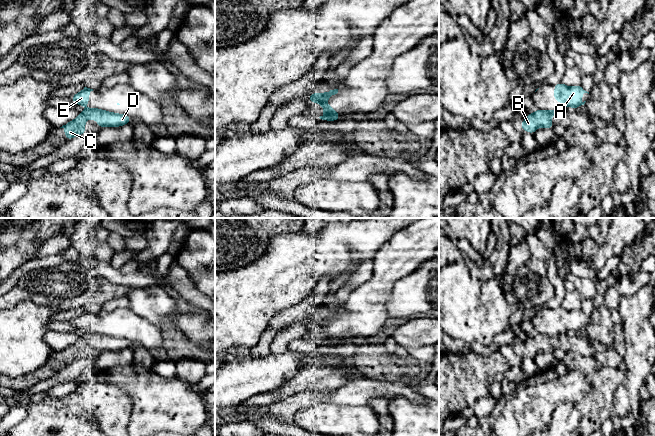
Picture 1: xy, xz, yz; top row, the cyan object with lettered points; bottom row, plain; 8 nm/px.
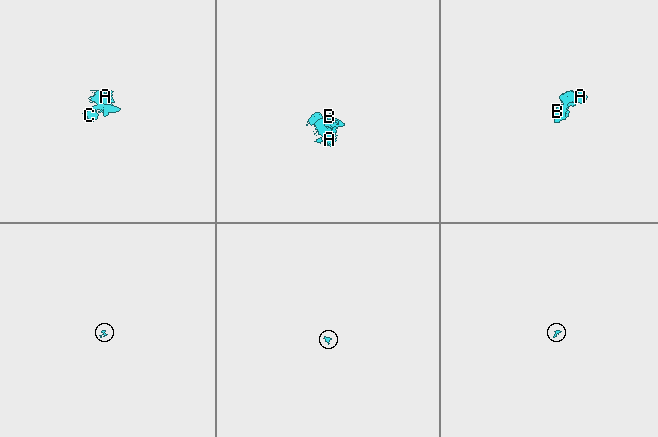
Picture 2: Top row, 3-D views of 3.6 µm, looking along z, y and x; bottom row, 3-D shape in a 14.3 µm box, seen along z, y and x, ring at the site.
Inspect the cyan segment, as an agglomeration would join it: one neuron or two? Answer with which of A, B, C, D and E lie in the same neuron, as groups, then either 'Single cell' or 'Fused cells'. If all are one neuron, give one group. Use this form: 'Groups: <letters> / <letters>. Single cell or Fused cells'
Groups: A E / B C D. Fused cells

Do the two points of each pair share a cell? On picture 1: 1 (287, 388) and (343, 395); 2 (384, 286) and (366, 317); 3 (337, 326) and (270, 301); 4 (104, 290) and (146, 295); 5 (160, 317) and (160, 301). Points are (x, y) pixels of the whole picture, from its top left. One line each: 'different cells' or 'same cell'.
1: different cells
2: same cell
3: different cells
4: different cells
5: same cell

